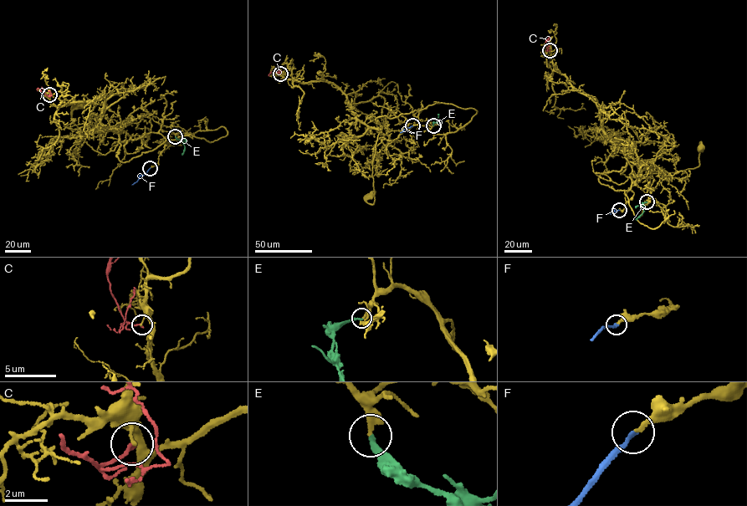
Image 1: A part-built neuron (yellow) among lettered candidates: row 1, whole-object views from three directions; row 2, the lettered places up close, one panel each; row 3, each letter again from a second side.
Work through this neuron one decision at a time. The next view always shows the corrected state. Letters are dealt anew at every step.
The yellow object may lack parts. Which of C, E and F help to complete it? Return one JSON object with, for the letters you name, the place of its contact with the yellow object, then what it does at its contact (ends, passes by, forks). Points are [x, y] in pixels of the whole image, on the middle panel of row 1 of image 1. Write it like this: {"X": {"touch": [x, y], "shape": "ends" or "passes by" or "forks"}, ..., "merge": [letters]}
{"E": {"touch": [433, 125], "shape": "ends"}, "F": {"touch": [412, 125], "shape": "ends"}, "merge": ["E", "F"]}

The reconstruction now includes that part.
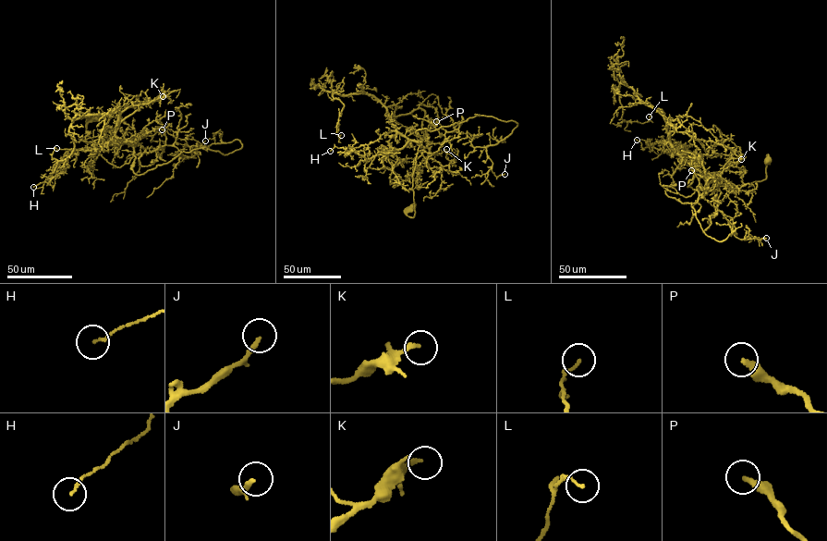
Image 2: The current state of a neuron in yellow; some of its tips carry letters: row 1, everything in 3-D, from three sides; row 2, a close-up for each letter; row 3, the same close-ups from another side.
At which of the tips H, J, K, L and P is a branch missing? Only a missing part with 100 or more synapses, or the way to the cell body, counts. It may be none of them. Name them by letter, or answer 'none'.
none

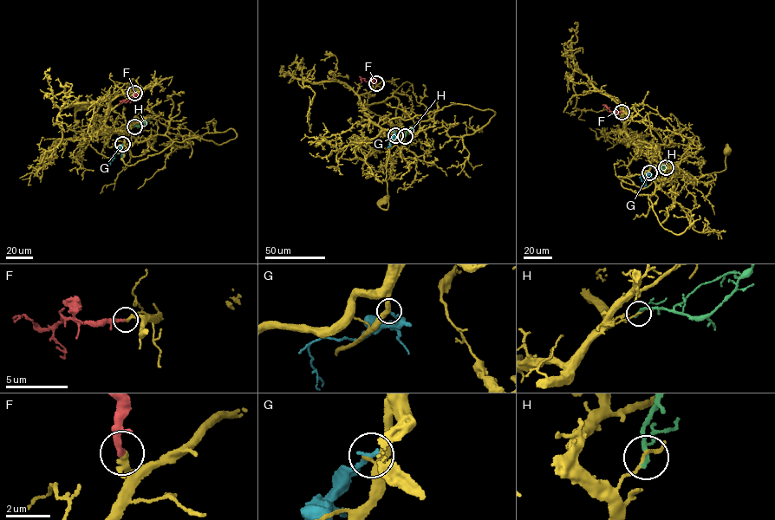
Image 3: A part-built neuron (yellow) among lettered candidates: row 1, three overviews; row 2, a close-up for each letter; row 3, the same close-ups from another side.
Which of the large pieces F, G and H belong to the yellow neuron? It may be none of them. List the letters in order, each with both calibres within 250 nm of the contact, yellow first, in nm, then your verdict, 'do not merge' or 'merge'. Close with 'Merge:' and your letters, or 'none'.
F: calibres 190 and 240 nm; merge
G: calibres 280 and 260 nm; do not merge
H: calibres 110 and 180 nm; do not merge
Merge: F

